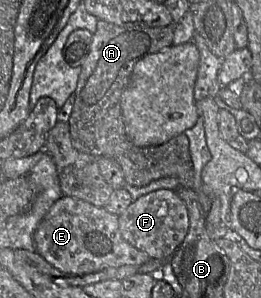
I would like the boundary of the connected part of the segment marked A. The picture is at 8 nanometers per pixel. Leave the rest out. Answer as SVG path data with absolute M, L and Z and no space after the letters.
M98 19L88 56L81 66L75 90L75 104L68 120L73 145L79 151L116 160L121 166L127 185L141 187L160 178L174 177L179 180L179 186L193 189L194 172L187 135L183 132L157 146L137 146L126 134L121 112L121 95L129 83L135 64L144 56L173 45L173 37L174 24L157 27L133 23L116 25Z

